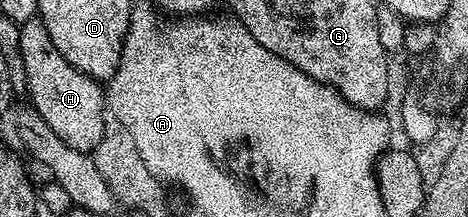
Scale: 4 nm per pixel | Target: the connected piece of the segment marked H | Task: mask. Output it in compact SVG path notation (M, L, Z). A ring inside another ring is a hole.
M37 18L19 25L20 64L24 67L24 84L28 87L31 107L66 145L91 154L104 134L106 123L106 92L101 81L82 74L50 42L43 20Z

